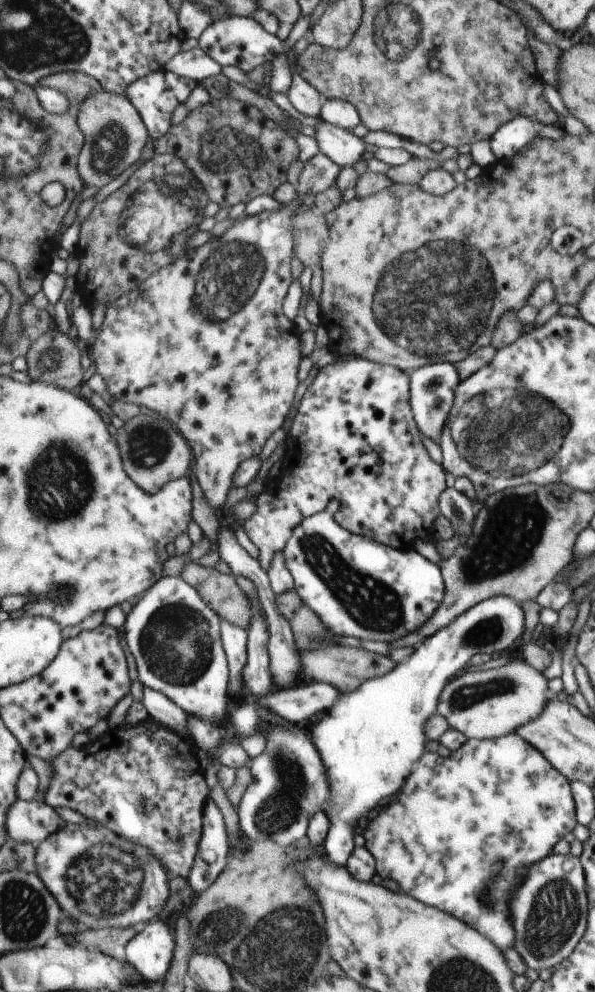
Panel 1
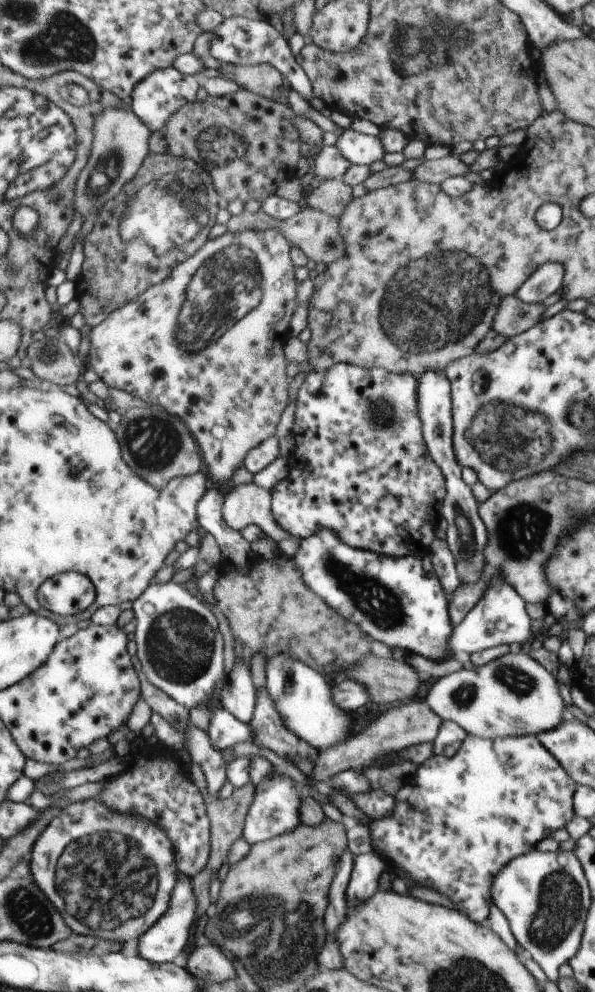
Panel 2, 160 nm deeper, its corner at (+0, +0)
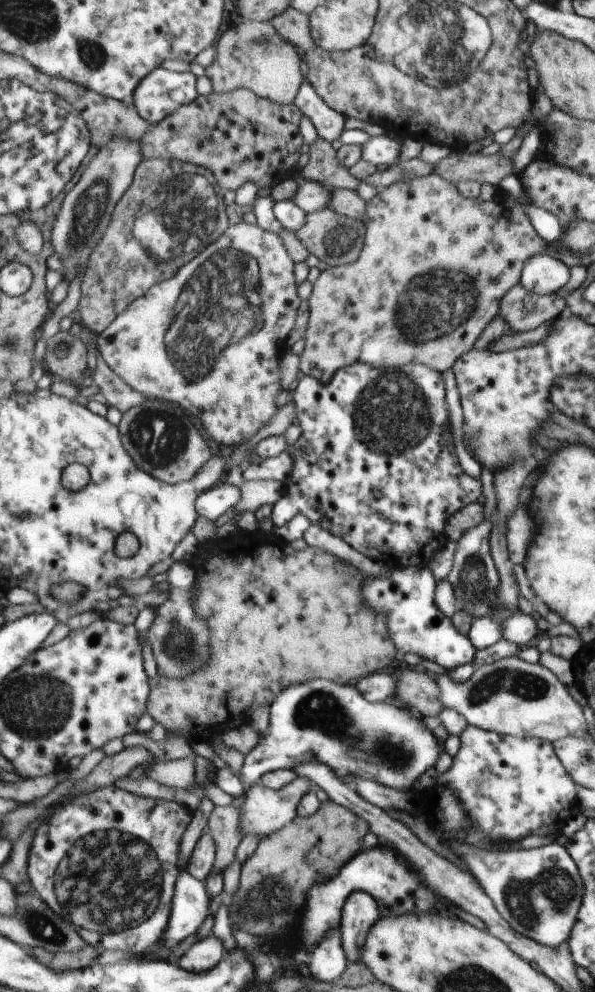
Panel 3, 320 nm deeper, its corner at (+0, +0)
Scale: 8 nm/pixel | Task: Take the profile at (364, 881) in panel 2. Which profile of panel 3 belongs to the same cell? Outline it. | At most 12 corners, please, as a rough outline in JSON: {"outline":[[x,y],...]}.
{"outline":[[355,891],[343,908],[342,943],[350,964],[362,960],[379,903]]}

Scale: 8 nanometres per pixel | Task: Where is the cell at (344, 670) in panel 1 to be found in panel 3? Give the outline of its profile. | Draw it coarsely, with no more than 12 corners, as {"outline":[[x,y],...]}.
{"outline":[[406,669],[396,696],[421,716],[439,718],[435,676]]}

